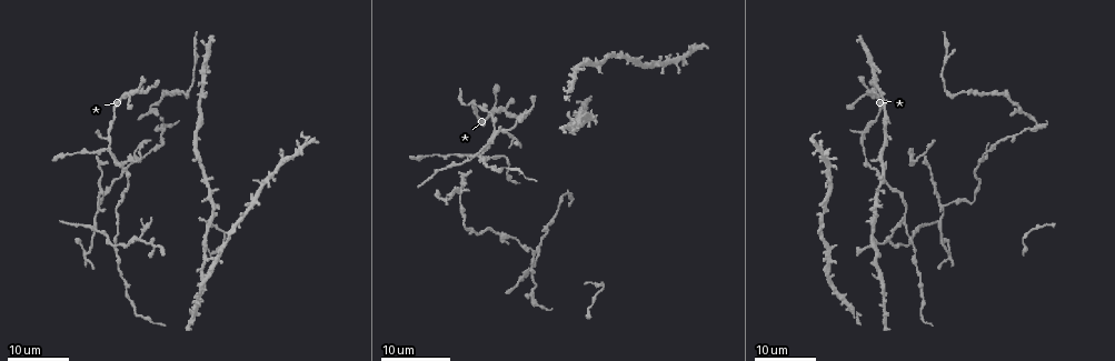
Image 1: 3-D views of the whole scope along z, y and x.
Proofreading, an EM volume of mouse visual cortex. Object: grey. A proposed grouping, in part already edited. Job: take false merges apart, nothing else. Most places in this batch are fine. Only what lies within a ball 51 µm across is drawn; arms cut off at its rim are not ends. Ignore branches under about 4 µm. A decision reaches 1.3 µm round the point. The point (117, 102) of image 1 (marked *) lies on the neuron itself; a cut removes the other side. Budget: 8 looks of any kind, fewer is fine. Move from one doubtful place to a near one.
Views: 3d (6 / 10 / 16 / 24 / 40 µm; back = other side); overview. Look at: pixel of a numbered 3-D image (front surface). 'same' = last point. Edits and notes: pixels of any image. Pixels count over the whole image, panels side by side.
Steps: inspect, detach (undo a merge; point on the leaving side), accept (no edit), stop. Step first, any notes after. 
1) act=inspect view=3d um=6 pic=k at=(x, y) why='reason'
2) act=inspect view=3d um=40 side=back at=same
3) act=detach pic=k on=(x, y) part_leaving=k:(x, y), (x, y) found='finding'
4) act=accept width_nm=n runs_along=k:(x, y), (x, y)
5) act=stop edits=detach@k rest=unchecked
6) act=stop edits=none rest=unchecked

act=inspect view=3d um=24 pic=1 at=(908, 243) why='small branch off a trunk'

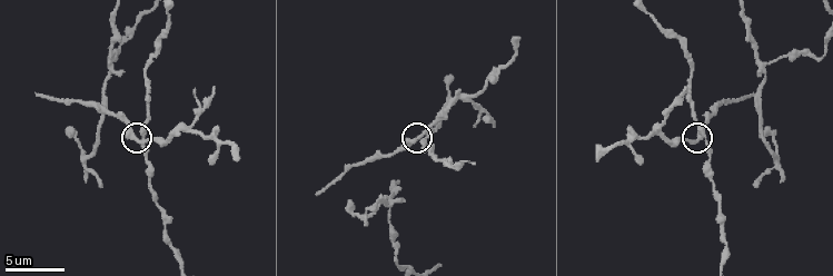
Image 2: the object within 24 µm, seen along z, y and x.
act=inspect view=3d um=10 pic=2 at=(133, 137)

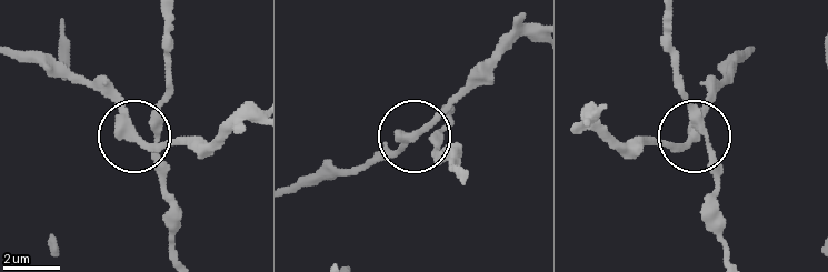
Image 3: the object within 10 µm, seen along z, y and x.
act=accept runs_along=3:(163, 17), (163, 96), (155, 124), (140, 139), (205, 145) found='one neuron here'

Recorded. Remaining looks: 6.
act=inspect view=3d um=10 pic=2 at=(187, 129) why='three-way junction'

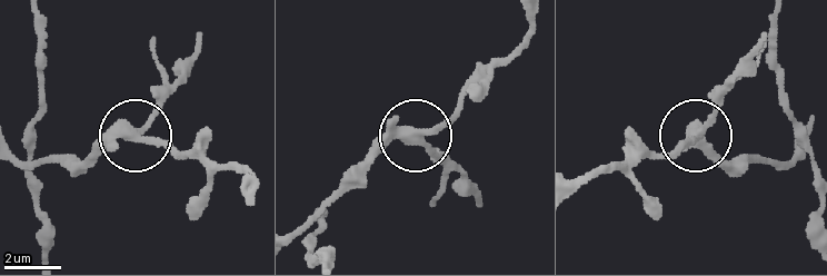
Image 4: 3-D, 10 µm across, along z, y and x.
act=accept width_nm=310 found='one neuron here'

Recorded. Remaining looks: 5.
act=inspect view=3d um=10 pic=2 at=(111, 64) why='four-way junction'

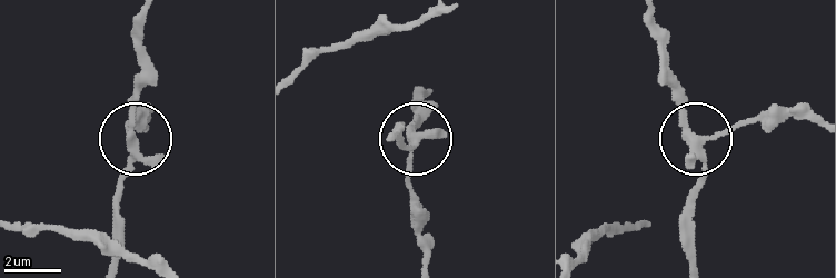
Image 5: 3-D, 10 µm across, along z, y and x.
act=inspect view=3d um=6 pic=5 at=(700, 139)

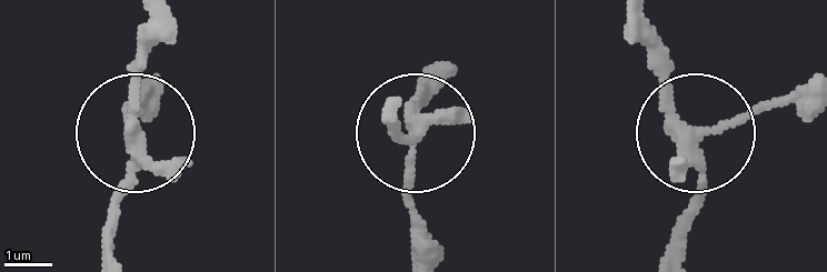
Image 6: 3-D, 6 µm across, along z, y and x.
act=accept arms=4 found='continuous, no second neuron'

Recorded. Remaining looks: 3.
act=inspect view=3d um=16 pic=1 at=(506, 159) why='thick turns thin'

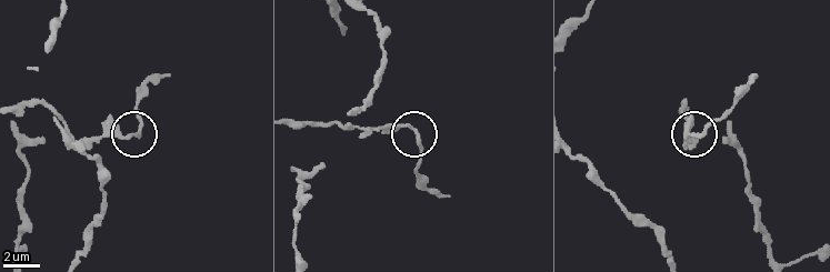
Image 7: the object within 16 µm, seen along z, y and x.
act=inspect view=3d um=6 pic=7 at=(417, 140)

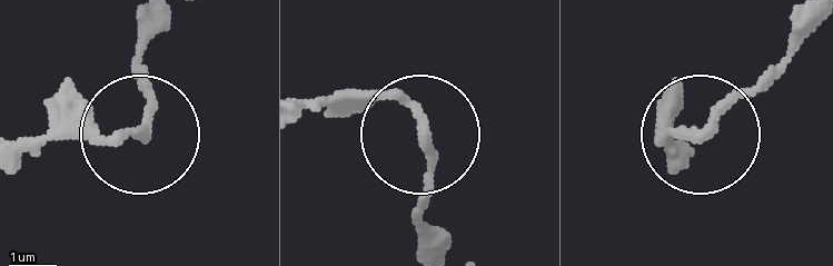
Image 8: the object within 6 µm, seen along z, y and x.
act=accept found='continuous, no second neuron'

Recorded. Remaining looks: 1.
act=stop edits=none rest=unchecked

